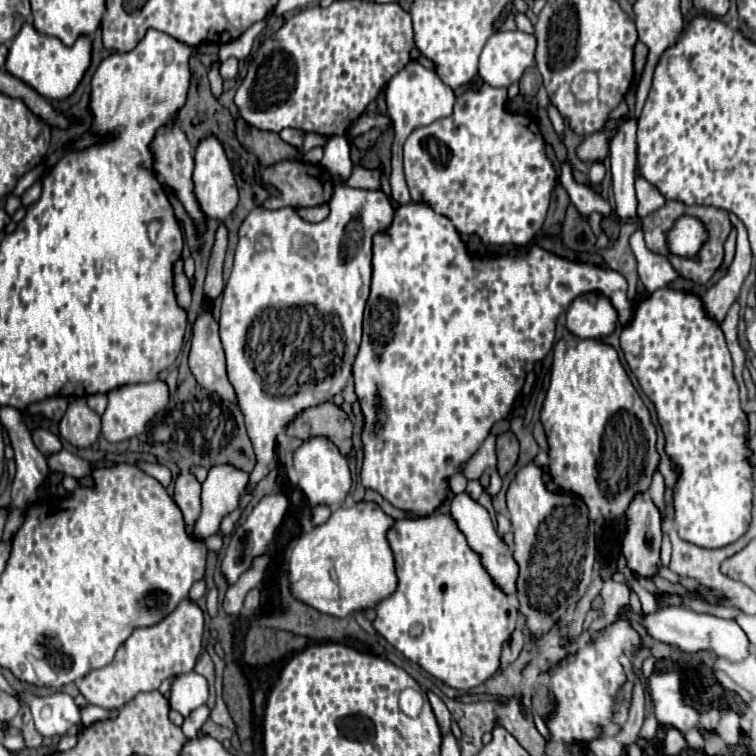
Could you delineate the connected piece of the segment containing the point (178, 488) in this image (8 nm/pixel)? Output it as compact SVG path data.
M183 471L175 479L173 499L183 513L187 535L195 539L195 521L201 515L201 483L193 475L193 471Z

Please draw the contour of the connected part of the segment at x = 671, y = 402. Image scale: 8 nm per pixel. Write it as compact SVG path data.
M657 289L637 305L631 323L623 327L621 349L641 389L647 391L655 405L665 435L665 453L677 463L679 475L673 485L673 509L679 537L707 549L737 541L751 523L753 451L747 443L749 421L741 409L739 385L733 377L733 361L721 325L707 313L701 297L685 291Z

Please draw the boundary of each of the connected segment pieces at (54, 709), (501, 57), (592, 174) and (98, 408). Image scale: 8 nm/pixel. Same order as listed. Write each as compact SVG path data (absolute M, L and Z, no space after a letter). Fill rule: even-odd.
M17 691L19 701L29 705L35 721L35 729L43 737L63 735L73 725L83 729L79 707L75 705L73 697L67 693L53 693L47 697L39 697L33 691Z
M495 31L481 53L479 75L493 87L517 83L527 67L533 65L537 39L523 31Z
M593 163L591 169L589 169L589 181L591 181L591 187L597 187L605 177L605 167L603 163Z
M89 395L87 397L87 405L97 413L97 415L103 415L105 407L107 407L107 395Z

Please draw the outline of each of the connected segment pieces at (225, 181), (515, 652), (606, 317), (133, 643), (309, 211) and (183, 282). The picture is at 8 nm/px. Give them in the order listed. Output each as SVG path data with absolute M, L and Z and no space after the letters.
M209 135L201 139L201 143L195 149L195 171L193 171L193 181L195 181L195 197L203 209L203 213L211 219L223 221L237 205L239 193L237 193L237 183L231 171L231 163L225 155L225 149L221 141L215 135Z
M519 614L517 617L516 629L511 635L512 639L509 639L507 644L503 647L500 658L501 664L494 674L494 677L498 676L510 663L514 662L522 651L525 643L525 636L522 632L522 630L525 630L524 622L524 617Z
M595 291L577 297L567 309L567 329L581 339L601 339L615 329L615 323L613 303Z
M183 599L177 605L177 609L159 623L135 629L129 635L129 639L117 649L115 659L109 665L105 665L103 669L93 669L79 681L79 691L93 705L105 709L111 707L119 709L141 691L155 691L161 685L161 681L193 671L201 651L203 629L205 629L203 611L199 609L197 603Z
M317 205L317 207L301 207L297 209L297 213L305 219L305 221L311 221L311 223L317 223L317 221L323 221L327 215L329 215L329 205Z
M177 263L177 269L175 269L174 275L174 291L176 293L177 302L180 307L187 309L191 305L192 301L192 288L190 280L183 273L183 267L181 263Z

